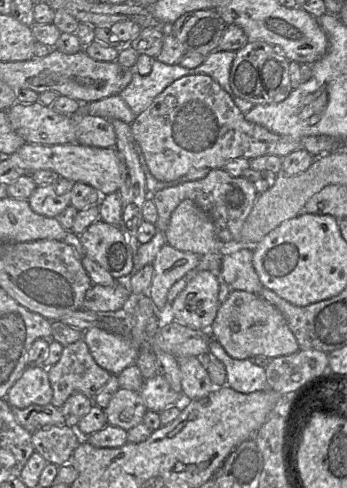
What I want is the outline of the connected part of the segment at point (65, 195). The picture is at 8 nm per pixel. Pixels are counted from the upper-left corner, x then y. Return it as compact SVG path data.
M59 177L51 184L37 186L27 201L35 213L56 218L70 205L73 186L73 182Z

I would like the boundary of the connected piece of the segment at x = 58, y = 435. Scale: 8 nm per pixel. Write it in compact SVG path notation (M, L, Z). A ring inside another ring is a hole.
M66 424L39 429L32 433L31 438L35 451L47 462L59 467L71 461L75 449L83 439L76 427Z

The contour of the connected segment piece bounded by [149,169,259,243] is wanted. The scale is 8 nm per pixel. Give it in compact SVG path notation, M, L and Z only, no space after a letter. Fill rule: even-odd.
M212 169L203 179L162 189L149 195L149 198L153 200L158 211L158 221L155 223L158 231L165 233L173 211L182 201L190 200L210 216L220 241L229 243L240 242L242 227L258 196L253 184L245 178L233 177L224 169Z

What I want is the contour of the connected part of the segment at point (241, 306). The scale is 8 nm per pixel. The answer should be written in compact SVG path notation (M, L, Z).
M232 291L229 294L221 304L209 331L227 354L238 360L256 356L275 358L294 354L300 349L281 312L261 296L245 291Z

